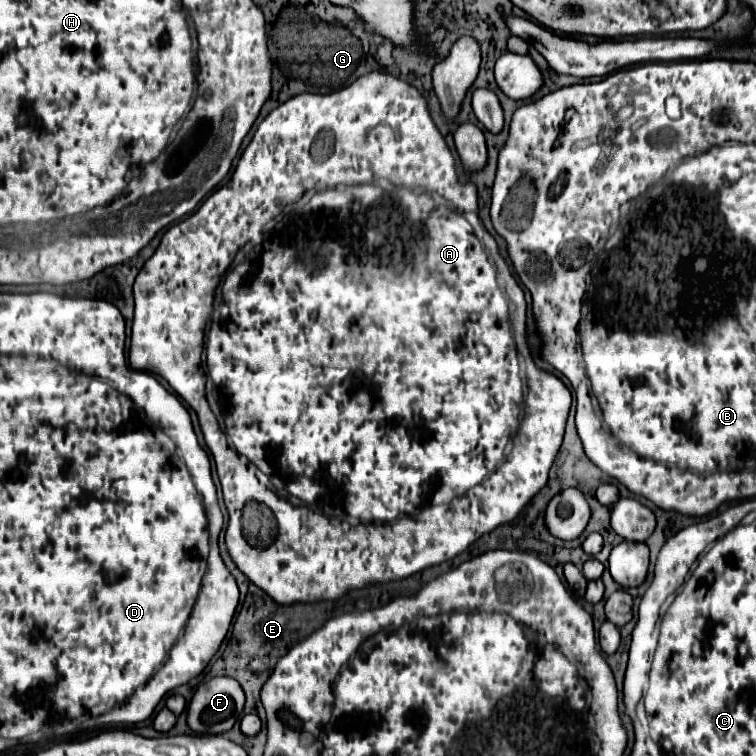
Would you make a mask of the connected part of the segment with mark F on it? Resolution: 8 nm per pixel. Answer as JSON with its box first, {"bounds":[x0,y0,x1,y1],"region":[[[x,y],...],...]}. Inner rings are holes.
{"bounds":[187,678,245,734],"region":[[[211,678],[201,684],[189,704],[187,722],[199,734],[221,734],[231,730],[235,720],[243,716],[245,694],[233,678]]]}

